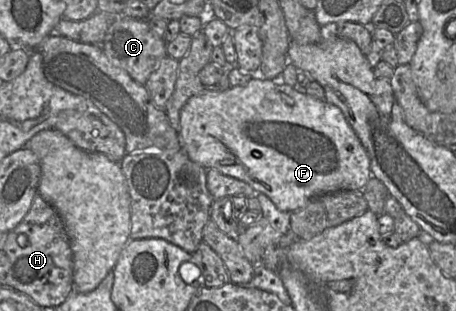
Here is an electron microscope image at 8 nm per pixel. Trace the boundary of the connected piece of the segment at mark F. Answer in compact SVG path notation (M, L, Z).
M251 78L243 86L230 87L225 91L214 91L206 88L203 93L192 96L183 106L180 113L179 139L181 148L186 152L191 161L204 167L206 170L216 169L223 175L246 182L257 192L265 194L275 204L277 209L282 212L292 213L297 211L319 195L342 190L362 190L372 176L368 153L340 108L326 100L309 96L300 88L294 88L287 84L277 84L273 80Z

